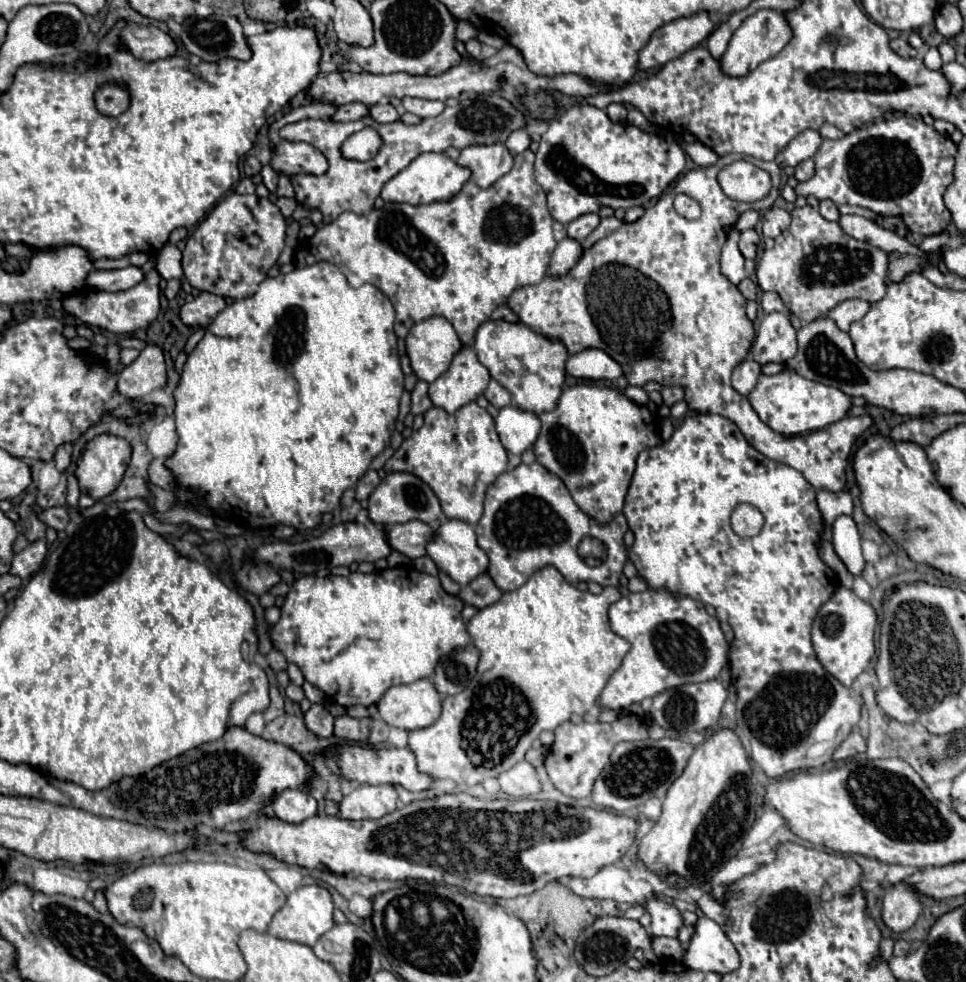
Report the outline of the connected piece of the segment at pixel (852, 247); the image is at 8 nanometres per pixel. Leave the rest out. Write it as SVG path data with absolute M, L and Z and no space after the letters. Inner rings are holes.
M809 205L795 207L791 217L791 225L775 239L771 249L765 249L757 263L757 279L763 291L775 291L783 305L803 323L825 317L845 299L875 303L885 295L887 253L849 237L839 223L825 221Z

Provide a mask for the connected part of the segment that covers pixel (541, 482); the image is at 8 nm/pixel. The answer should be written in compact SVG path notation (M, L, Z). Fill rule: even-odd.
M537 461L531 465L517 465L515 469L501 473L489 485L483 517L475 525L477 543L489 557L487 573L501 591L515 591L525 583L525 579L529 579L529 575L545 565L553 565L571 585L595 581L603 587L617 587L627 561L627 549L623 543L627 529L623 513L615 515L613 521L605 525L585 515L575 505L565 483ZM585 535L601 539L607 547L607 559L597 567L589 567L577 555L577 545Z

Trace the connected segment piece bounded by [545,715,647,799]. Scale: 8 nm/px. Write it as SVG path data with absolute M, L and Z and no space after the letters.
M623 715L613 723L571 723L565 721L555 729L555 743L547 751L545 769L553 785L575 799L591 795L593 783L603 767L609 763L609 755L619 741L643 741L647 739L647 725L637 715Z

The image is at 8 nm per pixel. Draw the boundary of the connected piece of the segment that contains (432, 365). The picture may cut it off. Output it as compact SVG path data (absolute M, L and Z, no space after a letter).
M429 317L409 329L405 347L417 379L431 383L447 371L453 355L463 345L447 319Z

